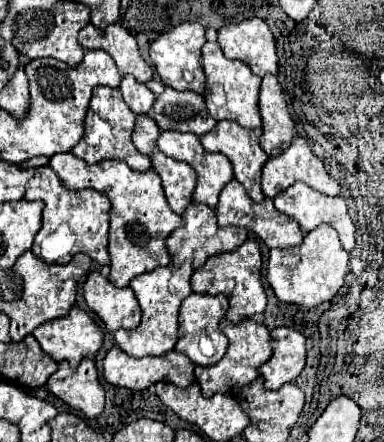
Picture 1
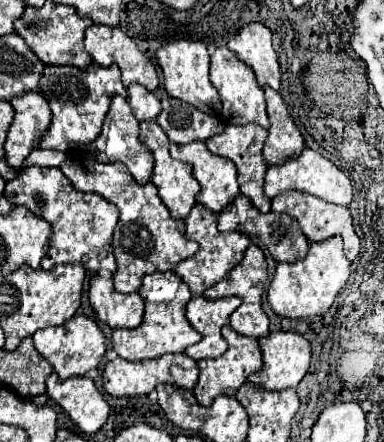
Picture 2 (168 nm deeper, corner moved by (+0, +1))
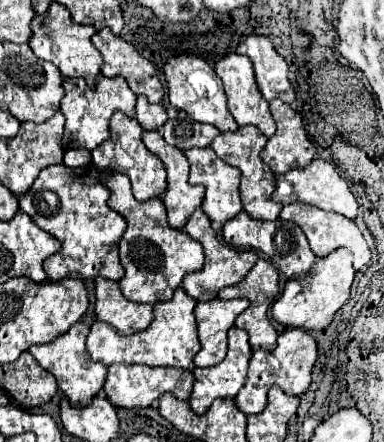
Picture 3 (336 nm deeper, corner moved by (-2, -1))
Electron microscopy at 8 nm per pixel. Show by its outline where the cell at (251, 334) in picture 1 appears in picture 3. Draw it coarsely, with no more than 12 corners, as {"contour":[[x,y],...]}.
{"contour":[[228,329],[220,365],[196,367],[190,407],[198,415],[216,397],[236,397],[252,347],[246,331]]}

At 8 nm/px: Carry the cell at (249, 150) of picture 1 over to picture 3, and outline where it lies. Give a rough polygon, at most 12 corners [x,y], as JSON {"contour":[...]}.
{"contour":[[254,125],[220,133],[216,155],[242,171],[240,199],[252,219],[274,221],[274,171],[260,159]]}

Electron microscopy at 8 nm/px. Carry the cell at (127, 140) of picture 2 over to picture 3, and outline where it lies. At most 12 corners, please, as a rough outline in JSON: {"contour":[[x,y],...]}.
{"contour":[[116,111],[98,169],[124,173],[138,201],[166,189],[164,163],[142,143],[138,121]]}

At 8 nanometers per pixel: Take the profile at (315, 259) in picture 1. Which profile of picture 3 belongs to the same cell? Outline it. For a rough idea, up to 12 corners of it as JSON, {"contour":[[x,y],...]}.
{"contour":[[344,247],[288,279],[272,317],[326,329],[354,279]]}

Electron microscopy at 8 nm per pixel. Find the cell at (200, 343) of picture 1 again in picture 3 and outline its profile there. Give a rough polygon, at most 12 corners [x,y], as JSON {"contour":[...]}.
{"contour":[[248,299],[196,303],[196,367],[218,365]]}

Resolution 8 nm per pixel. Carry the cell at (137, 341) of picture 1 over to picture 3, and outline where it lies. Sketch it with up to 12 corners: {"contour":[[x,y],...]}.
{"contour":[[182,287],[130,337],[94,321],[94,361],[194,369],[194,305]]}

